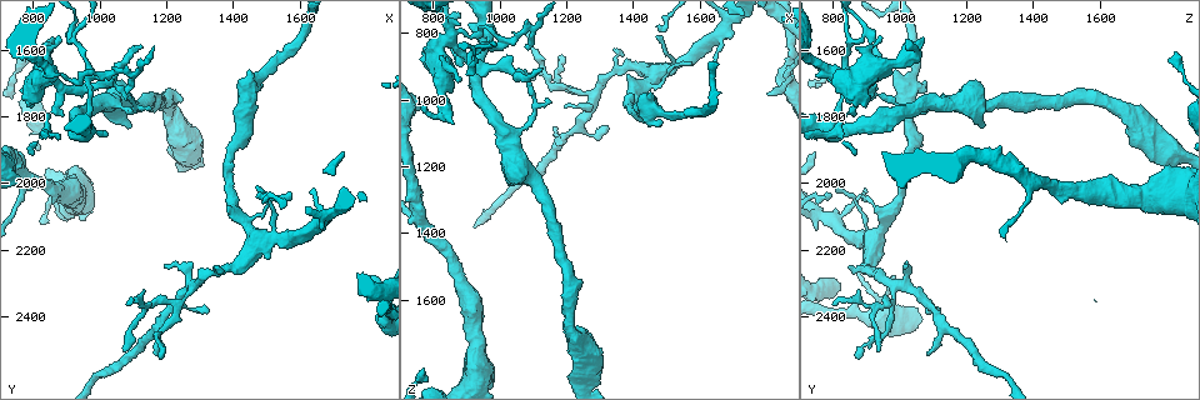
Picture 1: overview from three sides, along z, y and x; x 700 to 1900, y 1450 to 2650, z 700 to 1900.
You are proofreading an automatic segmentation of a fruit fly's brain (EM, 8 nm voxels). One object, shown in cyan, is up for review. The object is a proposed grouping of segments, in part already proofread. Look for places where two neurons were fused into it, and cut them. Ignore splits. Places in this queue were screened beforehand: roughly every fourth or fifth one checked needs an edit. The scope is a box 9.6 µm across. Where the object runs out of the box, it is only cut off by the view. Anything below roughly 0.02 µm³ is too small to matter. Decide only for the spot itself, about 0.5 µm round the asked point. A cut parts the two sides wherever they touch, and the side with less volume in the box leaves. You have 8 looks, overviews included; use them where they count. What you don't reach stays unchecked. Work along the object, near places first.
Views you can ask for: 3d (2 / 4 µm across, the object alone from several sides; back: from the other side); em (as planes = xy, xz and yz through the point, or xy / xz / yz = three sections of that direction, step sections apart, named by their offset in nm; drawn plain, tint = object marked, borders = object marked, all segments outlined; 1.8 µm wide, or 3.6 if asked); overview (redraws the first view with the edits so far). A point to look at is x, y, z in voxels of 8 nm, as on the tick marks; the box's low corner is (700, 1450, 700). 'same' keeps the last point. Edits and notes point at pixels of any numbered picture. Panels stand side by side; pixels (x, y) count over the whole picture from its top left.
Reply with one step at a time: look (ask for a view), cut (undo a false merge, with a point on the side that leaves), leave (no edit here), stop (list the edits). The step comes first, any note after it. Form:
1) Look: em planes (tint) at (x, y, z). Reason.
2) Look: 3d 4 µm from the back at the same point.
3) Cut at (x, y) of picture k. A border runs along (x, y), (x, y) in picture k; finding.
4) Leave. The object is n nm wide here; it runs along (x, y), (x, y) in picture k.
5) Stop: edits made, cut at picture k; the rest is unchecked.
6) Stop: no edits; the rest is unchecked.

Look: 3d 4 µm at (1270, 2310, 1000). Four-way junction.

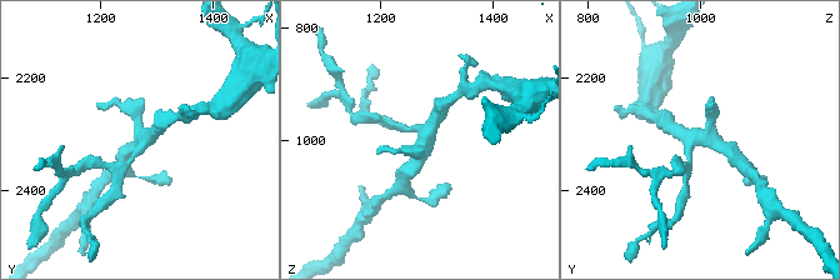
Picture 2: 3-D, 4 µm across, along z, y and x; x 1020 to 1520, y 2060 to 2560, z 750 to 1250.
Look: em xy step 8 (tint) at (1275, 2315, 995).

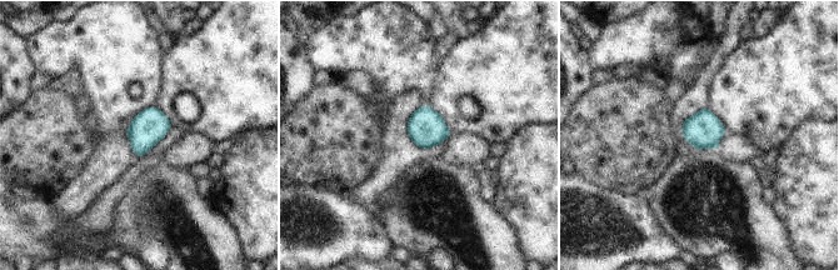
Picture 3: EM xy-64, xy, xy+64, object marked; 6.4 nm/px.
Look: em planes (tint) at the same point.

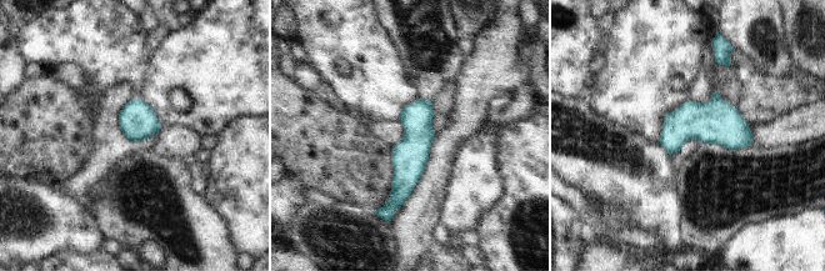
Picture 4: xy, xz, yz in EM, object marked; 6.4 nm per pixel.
Leave. It runs along (428, 103), (391, 205) in picture 4; one neuron here.

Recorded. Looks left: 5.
Look: em 3.6 µm planes (tint) at (1240, 1840, 1730). Sudden change in width.

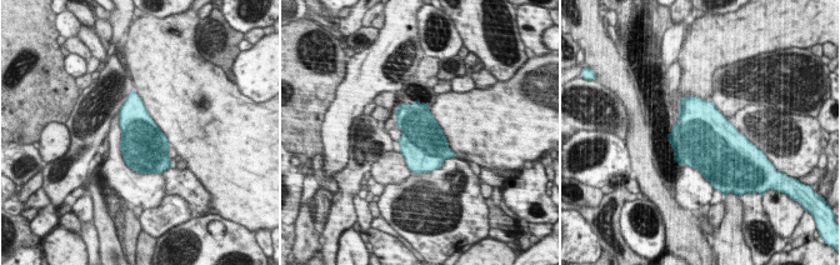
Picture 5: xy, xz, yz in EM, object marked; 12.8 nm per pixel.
Leave. All the same neuron.

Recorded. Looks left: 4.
Look: em planes (tint) at (780, 1990, 1400). Two arms in line, one across.

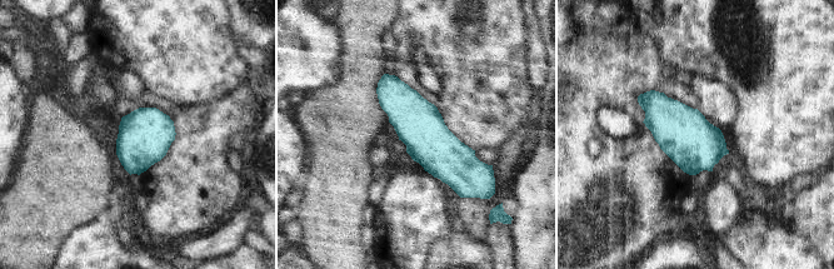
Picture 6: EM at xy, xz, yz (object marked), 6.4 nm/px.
Leave. One neuron here.

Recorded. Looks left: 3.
Look: 3d 2 µm at (960, 1680, 840). Arms part here.

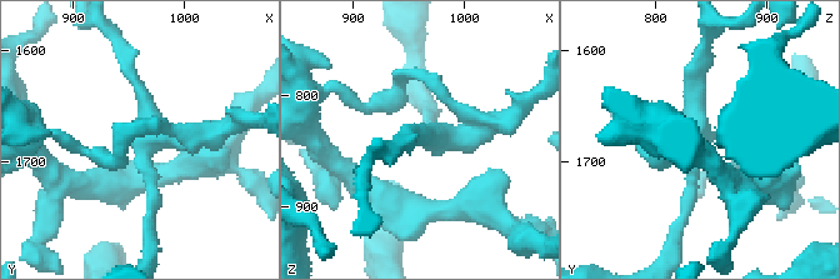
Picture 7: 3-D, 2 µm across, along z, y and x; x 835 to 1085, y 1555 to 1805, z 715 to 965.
Look: em xy step 16 (tint) at (966, 1676, 834). Shape alone is not enough.

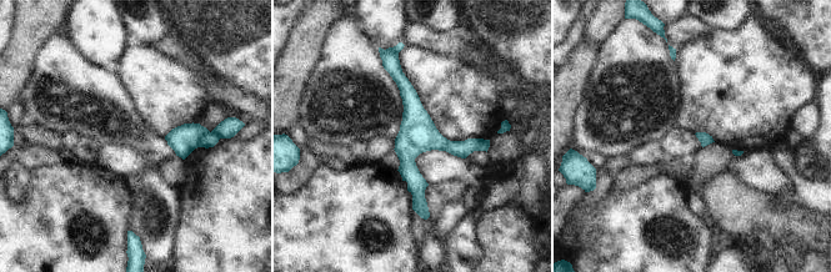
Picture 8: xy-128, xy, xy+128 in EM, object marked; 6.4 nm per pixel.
Look: em planes (tint) at the same point.

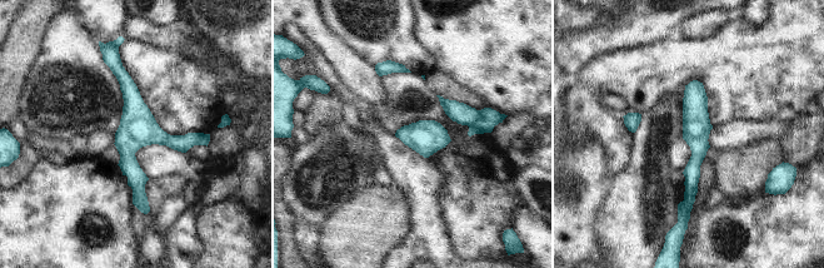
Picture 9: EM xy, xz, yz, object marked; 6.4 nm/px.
Cut at (490, 118) of picture 9. The object is 180 nm wide here; the part that leaves runs along (114, 60), (145, 207) in picture 9; two neurons meet here.

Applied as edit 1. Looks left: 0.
Stop: edits made, cut at picture 9; the rest is unchecked.

